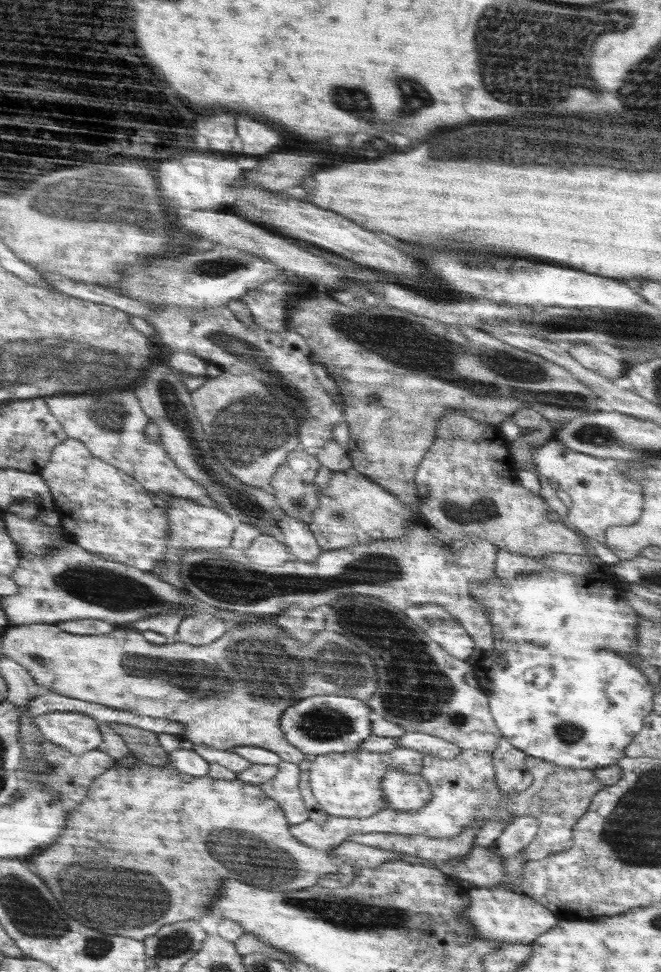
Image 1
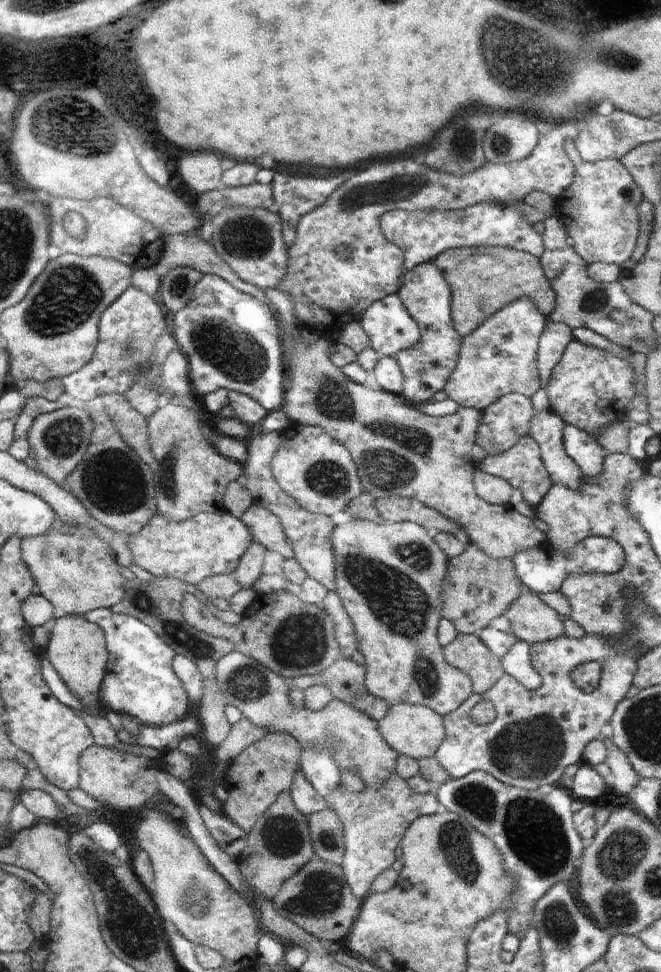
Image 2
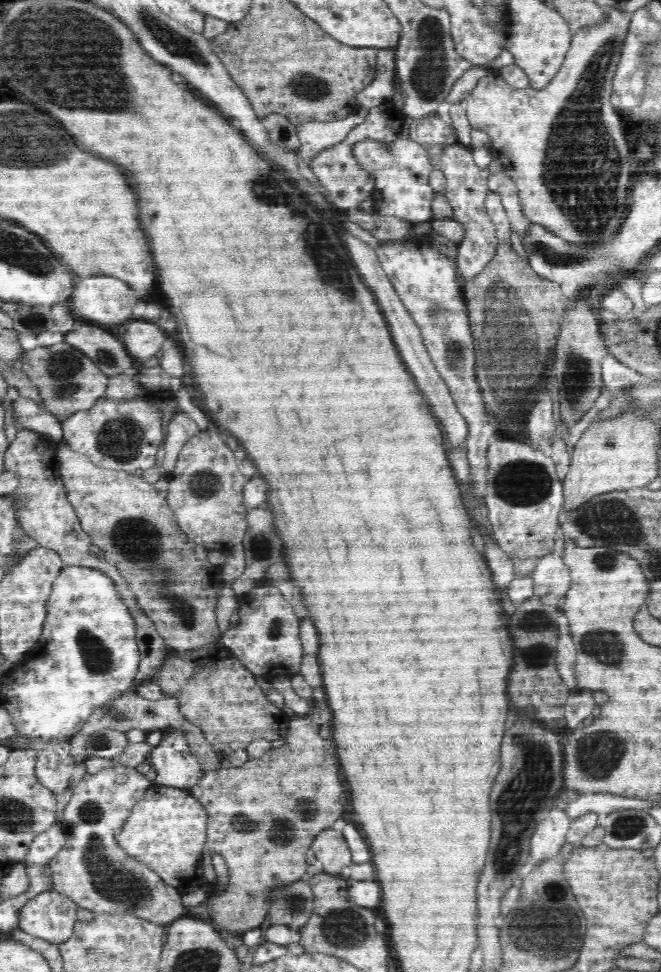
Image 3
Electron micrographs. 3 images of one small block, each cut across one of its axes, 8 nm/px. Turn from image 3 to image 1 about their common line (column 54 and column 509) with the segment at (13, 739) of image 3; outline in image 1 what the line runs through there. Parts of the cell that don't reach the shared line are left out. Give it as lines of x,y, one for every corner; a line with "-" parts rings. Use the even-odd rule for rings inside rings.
502,737
491,753
495,770
495,785
503,796
512,796
525,791
532,784
533,776
524,762
526,754
512,746
506,737

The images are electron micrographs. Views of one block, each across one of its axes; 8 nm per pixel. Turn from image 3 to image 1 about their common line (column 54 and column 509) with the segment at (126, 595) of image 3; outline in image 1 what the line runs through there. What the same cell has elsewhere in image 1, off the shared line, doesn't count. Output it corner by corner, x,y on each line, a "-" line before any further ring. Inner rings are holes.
456,411
446,414
448,420
438,421
437,438
418,465
414,477
419,498
418,507
430,527
454,540
463,536
477,536
499,549
518,552
529,558
542,558
547,554
582,555
587,556
595,568
607,567
598,557
589,556
577,533
569,530
561,521
548,520
551,512
548,503
519,483
519,469
510,453
510,441
501,433
500,427
494,428
474,420
456,420
456,415
460,417

